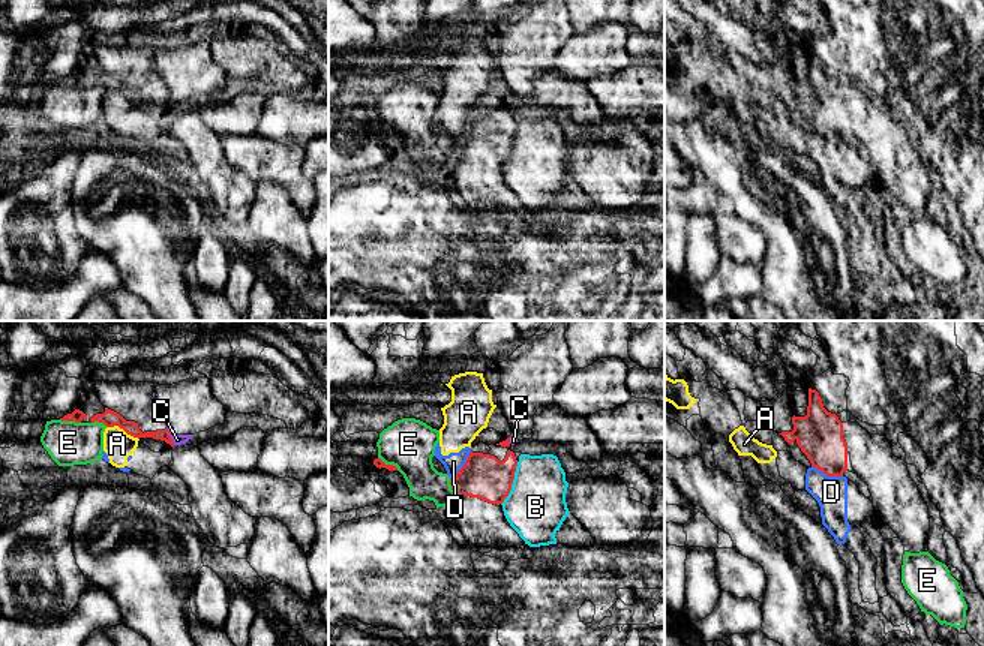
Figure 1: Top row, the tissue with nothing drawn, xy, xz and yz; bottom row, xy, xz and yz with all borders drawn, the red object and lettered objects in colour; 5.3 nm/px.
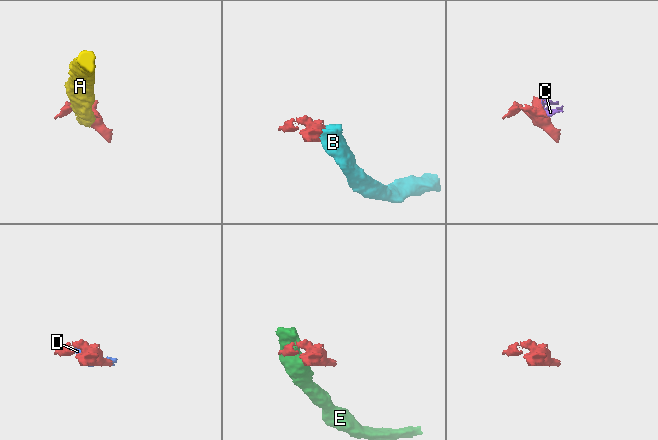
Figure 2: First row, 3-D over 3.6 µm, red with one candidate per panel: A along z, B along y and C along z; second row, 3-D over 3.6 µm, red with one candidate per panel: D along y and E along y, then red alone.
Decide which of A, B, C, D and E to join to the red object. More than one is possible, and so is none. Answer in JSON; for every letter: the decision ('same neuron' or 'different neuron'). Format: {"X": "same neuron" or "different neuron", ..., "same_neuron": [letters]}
{"A": "different neuron", "B": "different neuron", "C": "different neuron", "D": "different neuron", "E": "different neuron", "same_neuron": []}

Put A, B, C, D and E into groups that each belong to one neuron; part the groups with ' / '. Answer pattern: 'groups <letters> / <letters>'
groups A D / B C / E

